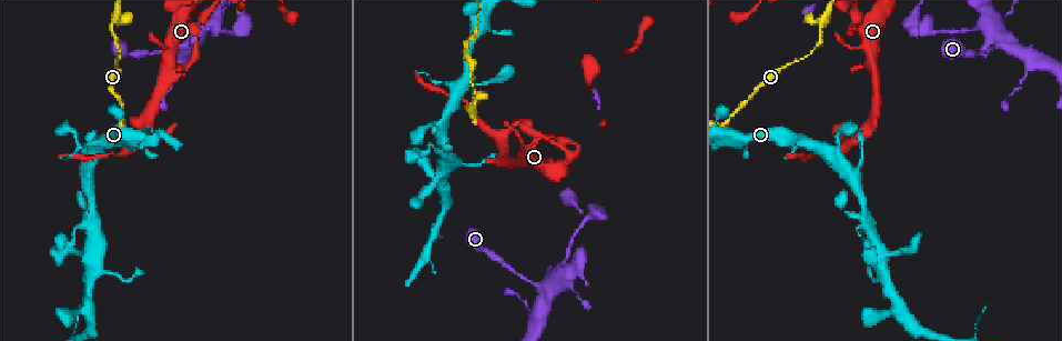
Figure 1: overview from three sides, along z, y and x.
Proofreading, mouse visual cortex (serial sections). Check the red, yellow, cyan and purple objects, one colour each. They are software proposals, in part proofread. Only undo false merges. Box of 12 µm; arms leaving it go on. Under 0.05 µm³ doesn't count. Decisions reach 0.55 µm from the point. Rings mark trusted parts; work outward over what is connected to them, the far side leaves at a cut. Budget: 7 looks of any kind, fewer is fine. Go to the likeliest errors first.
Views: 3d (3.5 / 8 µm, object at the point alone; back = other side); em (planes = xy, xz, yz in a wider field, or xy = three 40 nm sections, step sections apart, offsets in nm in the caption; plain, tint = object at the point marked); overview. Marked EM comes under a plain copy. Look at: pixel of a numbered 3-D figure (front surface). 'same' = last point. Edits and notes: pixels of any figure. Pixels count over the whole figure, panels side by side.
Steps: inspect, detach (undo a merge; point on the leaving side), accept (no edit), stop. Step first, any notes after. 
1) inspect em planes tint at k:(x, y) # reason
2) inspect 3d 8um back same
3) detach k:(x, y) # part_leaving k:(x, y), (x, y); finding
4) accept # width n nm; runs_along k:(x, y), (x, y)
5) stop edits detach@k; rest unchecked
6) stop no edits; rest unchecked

inspect 3d 8um at 1:(470, 109)

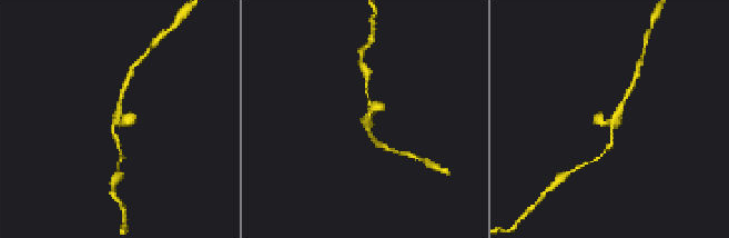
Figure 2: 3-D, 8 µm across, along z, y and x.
inspect em planes tint at 2:(612, 119) # shape alone is not enough

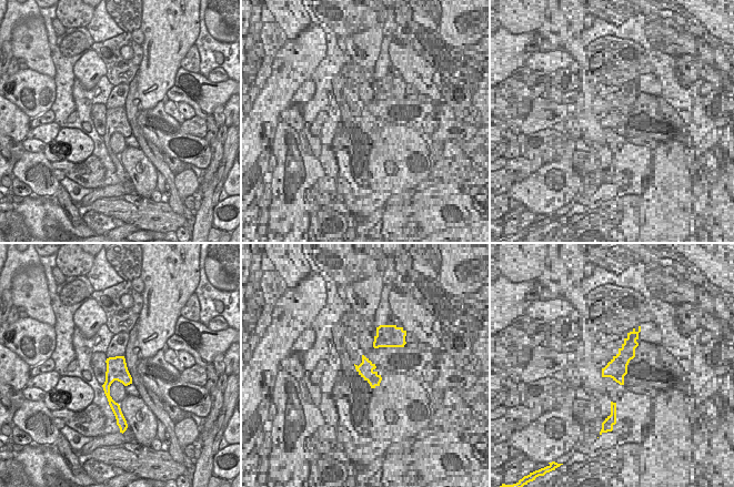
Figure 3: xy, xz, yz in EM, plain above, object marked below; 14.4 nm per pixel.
accept # continuous, no second cell

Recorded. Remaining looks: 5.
inspect 3d 3.5um at 1:(170, 68) # sharp bend

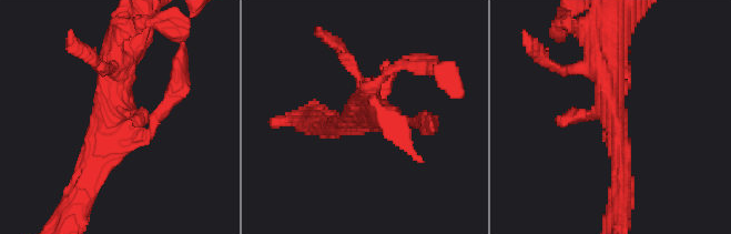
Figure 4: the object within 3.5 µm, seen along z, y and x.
inspect em xy step 2 tint at 4:(613, 119)

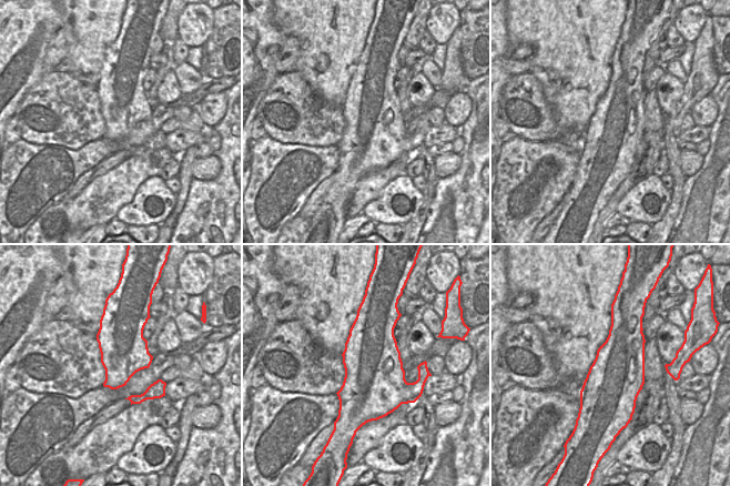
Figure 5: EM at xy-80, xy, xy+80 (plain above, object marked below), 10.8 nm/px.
accept # runs_along 4:(130, 48), (117, 119), (85, 187); continuous, no second cell

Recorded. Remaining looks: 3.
inspect 3d 3.5um at 1:(865, 216) # looks like a crossing

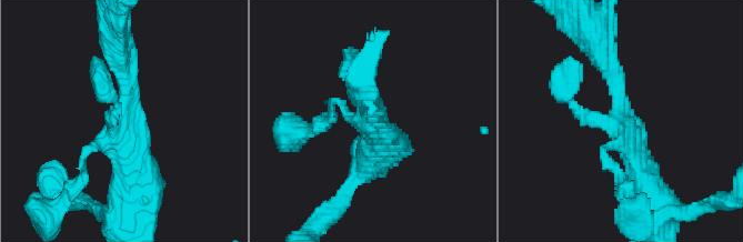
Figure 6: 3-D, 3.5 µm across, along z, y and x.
inspect em planes tint at 6:(377, 124) # arms 4; arm_widths 100, 200, 300, 450 nm

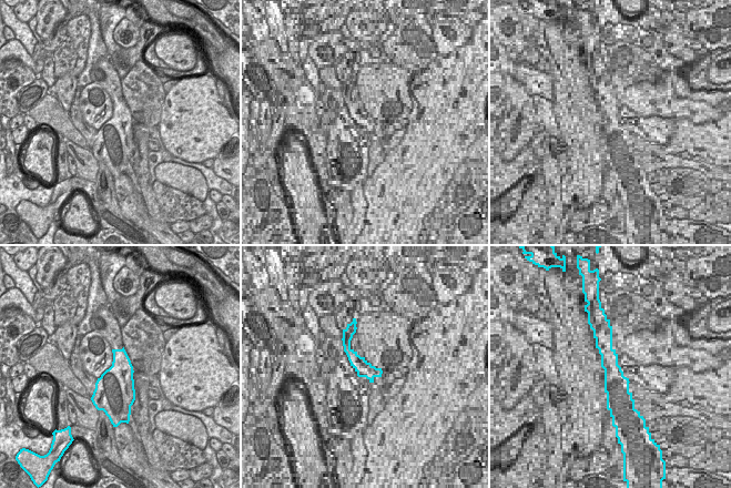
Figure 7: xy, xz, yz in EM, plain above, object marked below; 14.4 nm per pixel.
accept # width 550 nm; runs_along 6:(604, 57), (650, 193); all the same cell

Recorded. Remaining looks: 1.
stop no edits; rest unchecked

